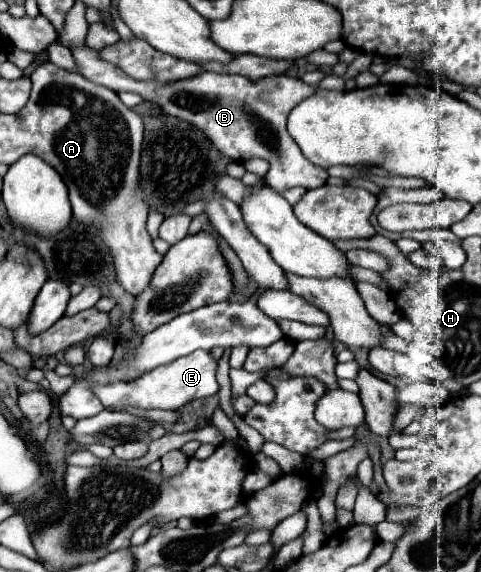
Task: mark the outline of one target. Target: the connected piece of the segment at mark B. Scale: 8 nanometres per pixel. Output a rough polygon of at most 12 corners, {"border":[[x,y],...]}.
{"border":[[75,45],[77,71],[195,125],[233,161],[269,161],[265,183],[325,185],[287,133],[319,87],[205,71],[135,81]]}

